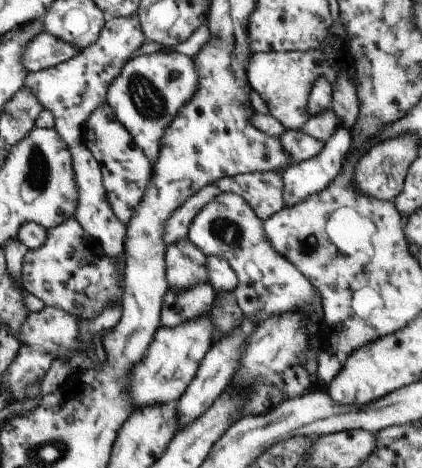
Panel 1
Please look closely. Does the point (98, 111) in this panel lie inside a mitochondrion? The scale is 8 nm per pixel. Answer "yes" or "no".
no

